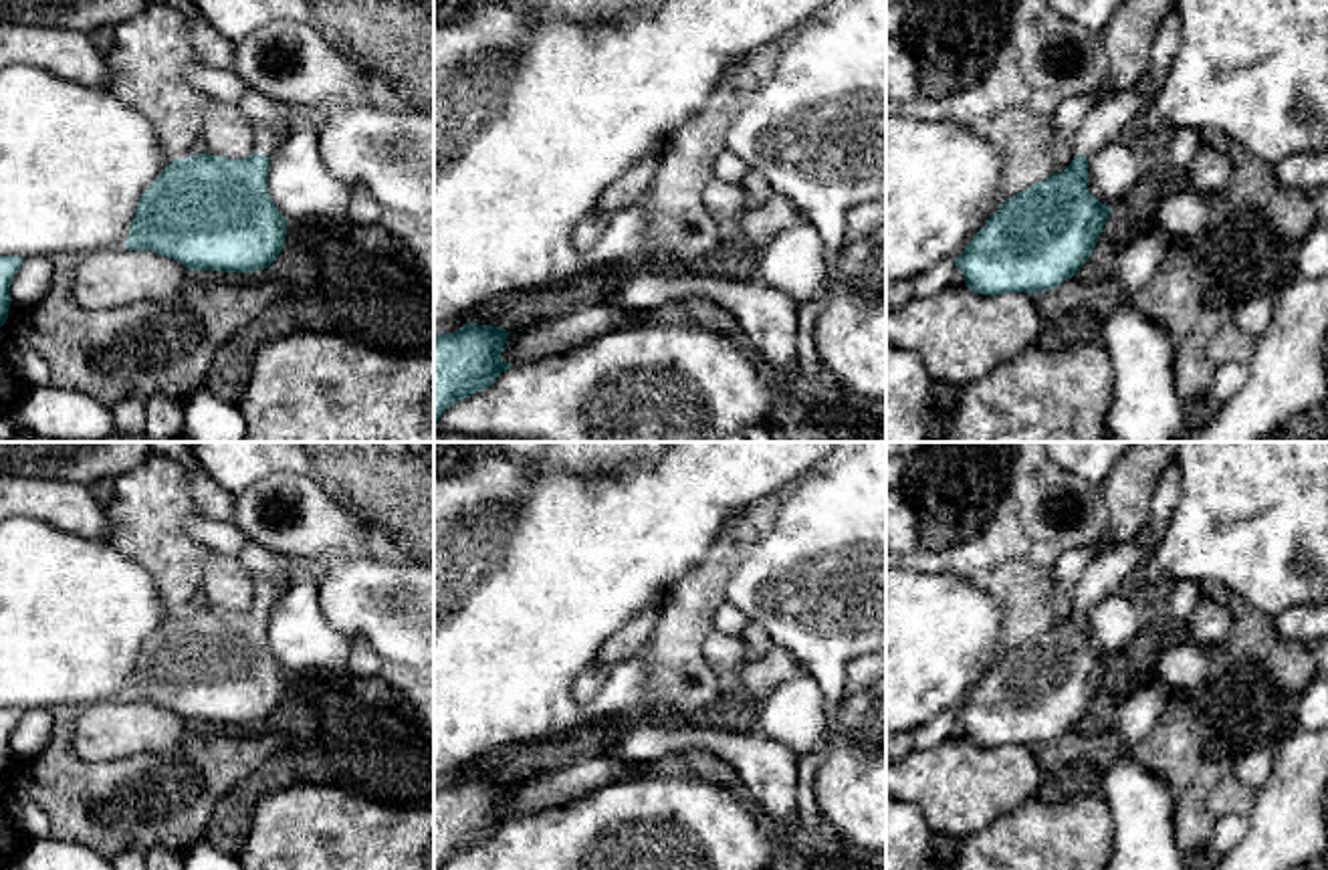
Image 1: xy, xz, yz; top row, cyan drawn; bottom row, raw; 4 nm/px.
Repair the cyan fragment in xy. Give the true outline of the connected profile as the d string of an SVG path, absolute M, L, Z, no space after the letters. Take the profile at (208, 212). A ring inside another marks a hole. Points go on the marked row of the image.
M256 123L254 133L254 153L246 159L200 153L165 166L137 202L125 248L153 250L190 270L268 268L285 248L289 226L268 194L268 164L287 137L264 123Z

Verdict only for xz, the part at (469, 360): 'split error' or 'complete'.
complete

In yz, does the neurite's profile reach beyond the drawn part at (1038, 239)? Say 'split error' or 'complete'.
split error

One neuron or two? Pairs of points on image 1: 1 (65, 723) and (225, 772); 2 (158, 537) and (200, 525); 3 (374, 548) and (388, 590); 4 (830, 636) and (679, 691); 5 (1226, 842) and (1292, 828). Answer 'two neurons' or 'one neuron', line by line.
1: one neuron
2: two neurons
3: two neurons
4: two neurons
5: two neurons

